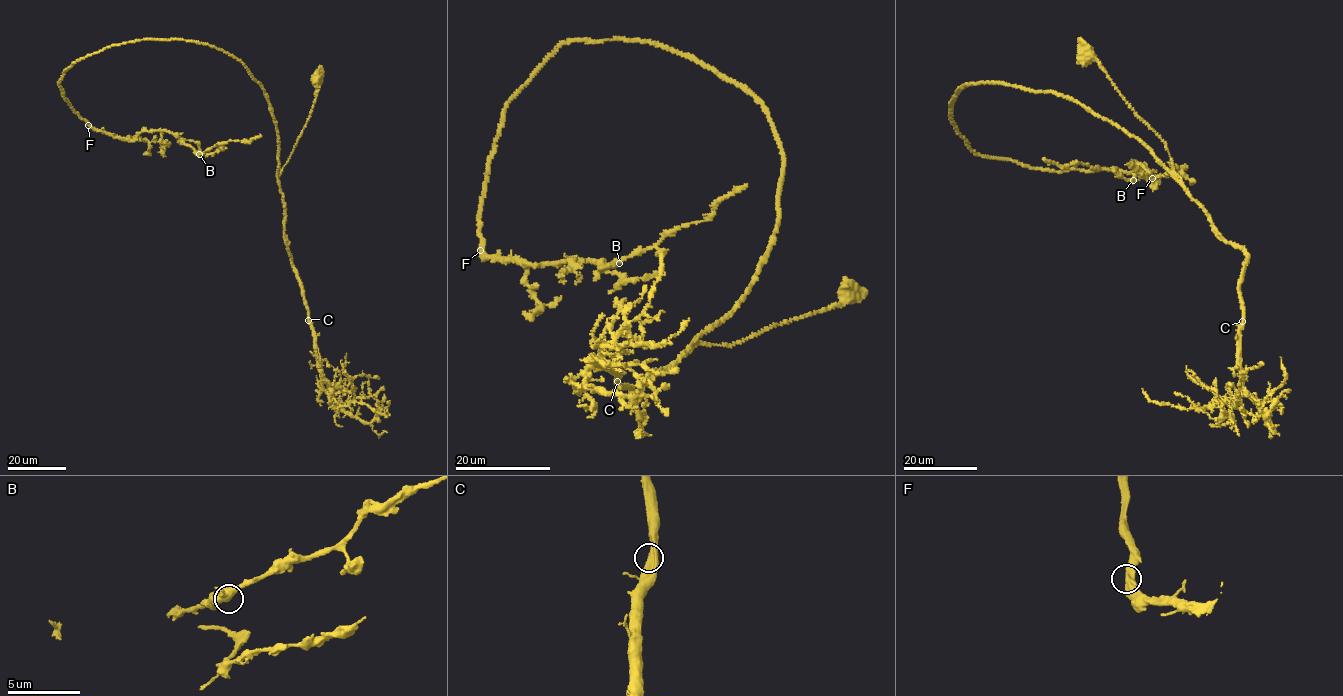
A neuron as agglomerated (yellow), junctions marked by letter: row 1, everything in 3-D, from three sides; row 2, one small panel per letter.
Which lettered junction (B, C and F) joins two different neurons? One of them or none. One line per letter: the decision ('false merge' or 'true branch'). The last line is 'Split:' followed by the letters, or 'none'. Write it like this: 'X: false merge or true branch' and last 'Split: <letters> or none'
B: true branch
C: true branch
F: true branch
Split: none

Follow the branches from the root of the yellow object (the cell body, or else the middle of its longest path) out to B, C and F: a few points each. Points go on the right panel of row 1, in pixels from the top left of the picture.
B: (1088, 56), (1171, 173), (1052, 92), (967, 85), (952, 120), (980, 154), (1156, 180), (1133, 161), (1133, 180)
C: (1088, 56), (1165, 145), (1173, 177), (1206, 213), (1212, 229), (1246, 256), (1239, 285), (1242, 321)
F: (1088, 56), (1165, 145), (1171, 173), (1052, 92), (967, 85), (953, 123), (980, 154), (1152, 178)

